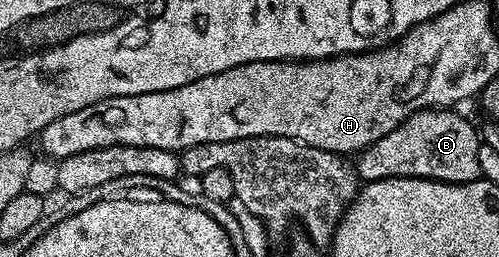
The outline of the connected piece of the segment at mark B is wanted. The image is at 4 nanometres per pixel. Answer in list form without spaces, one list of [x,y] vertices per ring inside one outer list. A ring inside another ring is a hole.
[[[452,108],[417,110],[394,132],[382,136],[373,146],[359,151],[354,169],[364,182],[383,178],[434,178],[441,182],[475,182],[481,177],[478,152],[482,139],[476,130]]]

